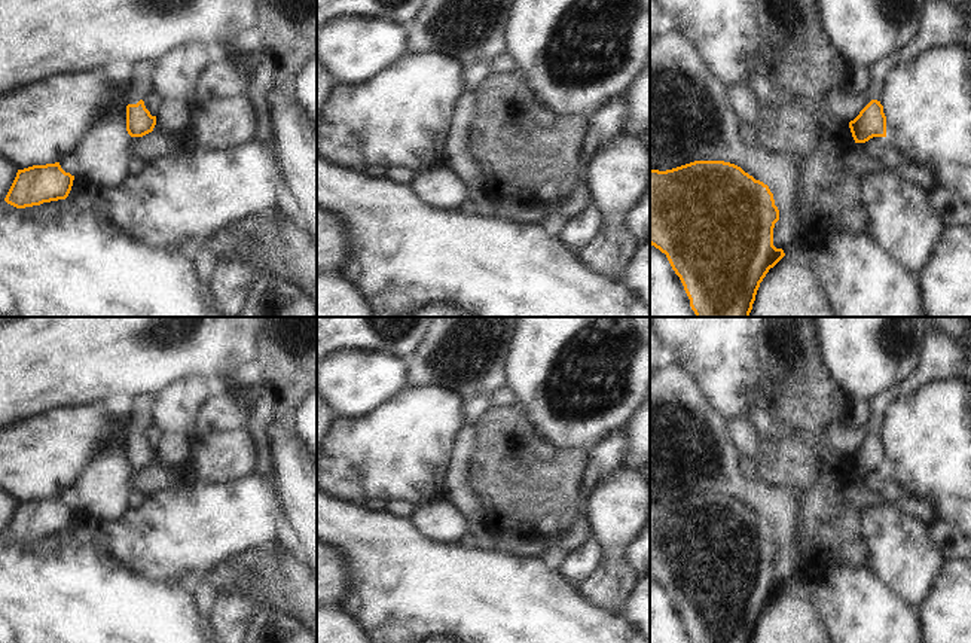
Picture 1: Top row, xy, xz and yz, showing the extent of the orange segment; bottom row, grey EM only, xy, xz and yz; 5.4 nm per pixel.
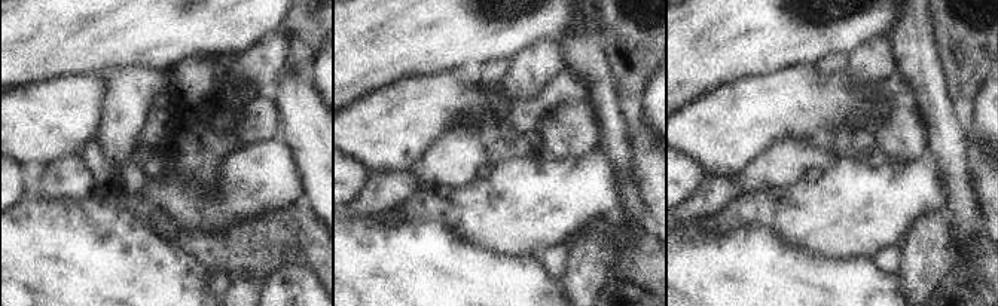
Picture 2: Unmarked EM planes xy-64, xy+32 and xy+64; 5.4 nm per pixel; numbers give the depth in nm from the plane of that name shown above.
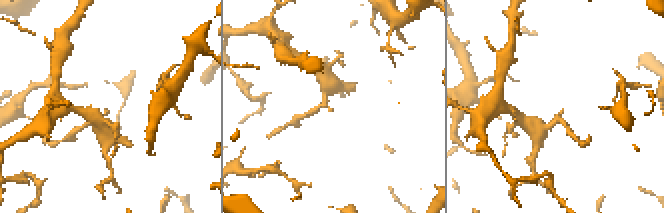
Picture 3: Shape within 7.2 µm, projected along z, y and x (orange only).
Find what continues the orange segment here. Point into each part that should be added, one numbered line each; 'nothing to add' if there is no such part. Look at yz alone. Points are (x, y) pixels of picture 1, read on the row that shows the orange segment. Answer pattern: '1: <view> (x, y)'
1: yz (942, 26)

